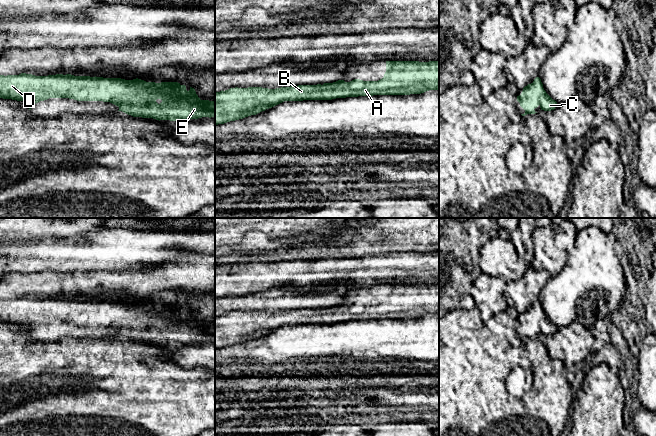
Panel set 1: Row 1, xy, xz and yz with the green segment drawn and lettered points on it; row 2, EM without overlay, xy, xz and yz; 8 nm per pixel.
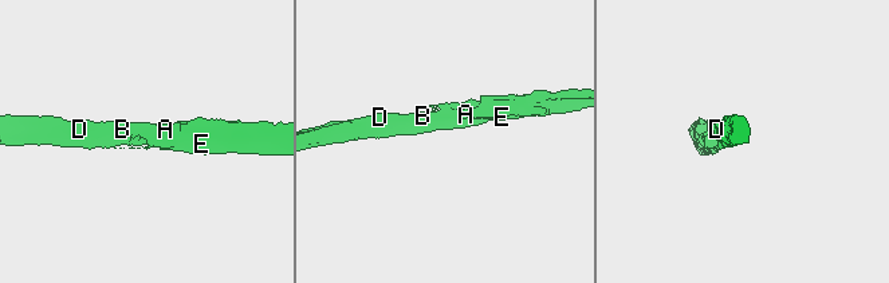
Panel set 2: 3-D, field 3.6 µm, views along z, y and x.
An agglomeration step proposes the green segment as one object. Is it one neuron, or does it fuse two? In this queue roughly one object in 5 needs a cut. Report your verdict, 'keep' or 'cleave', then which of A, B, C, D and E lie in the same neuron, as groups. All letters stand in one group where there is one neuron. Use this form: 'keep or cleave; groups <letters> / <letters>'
keep; groups A B C D E

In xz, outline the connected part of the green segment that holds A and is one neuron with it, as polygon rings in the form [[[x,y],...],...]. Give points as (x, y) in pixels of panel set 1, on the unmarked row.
[[[386,285],[386,296],[378,305],[338,304],[323,309],[298,309],[276,313],[235,311],[215,316],[215,349],[256,339],[284,325],[410,319],[429,314],[439,314],[439,285]]]

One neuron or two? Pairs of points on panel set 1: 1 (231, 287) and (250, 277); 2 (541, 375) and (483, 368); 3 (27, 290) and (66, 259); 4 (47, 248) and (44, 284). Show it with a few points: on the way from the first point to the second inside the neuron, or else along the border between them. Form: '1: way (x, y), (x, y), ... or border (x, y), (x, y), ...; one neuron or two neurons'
1: way (236, 282), (239, 279), (245, 278); one neuron
2: way (533, 394), (524, 403), (510, 403), (494, 387); one neuron
3: border (75, 271), (41, 271), (28, 274); two neurons
4: border (69, 271), (22, 273); two neurons

